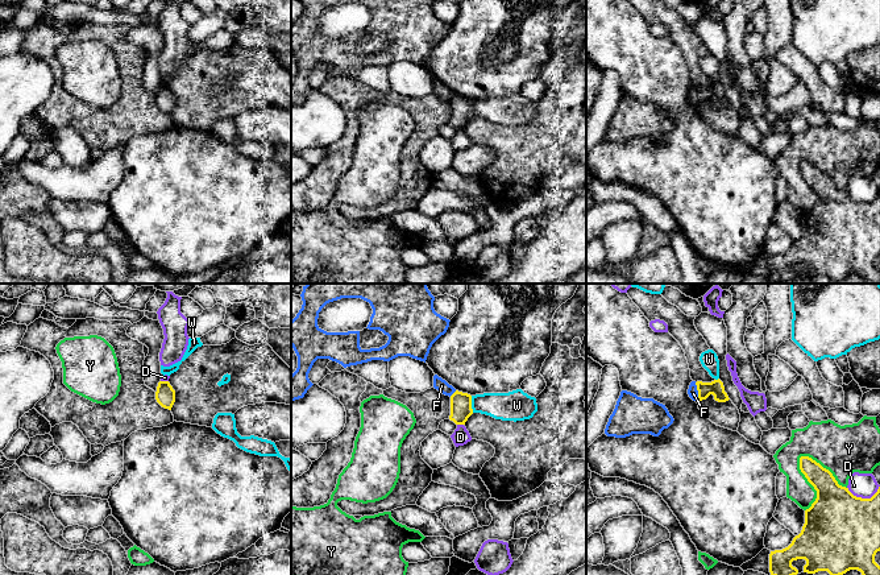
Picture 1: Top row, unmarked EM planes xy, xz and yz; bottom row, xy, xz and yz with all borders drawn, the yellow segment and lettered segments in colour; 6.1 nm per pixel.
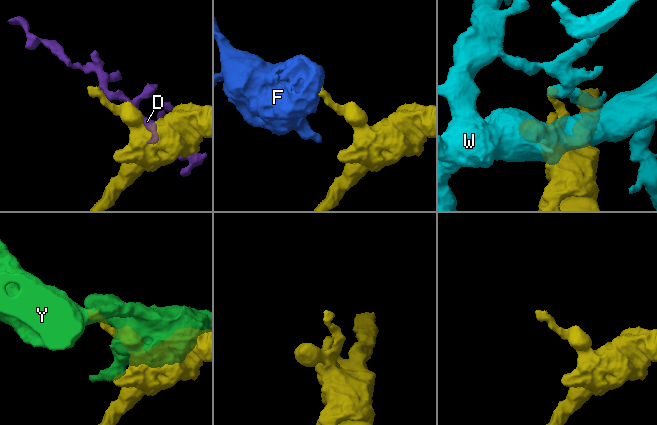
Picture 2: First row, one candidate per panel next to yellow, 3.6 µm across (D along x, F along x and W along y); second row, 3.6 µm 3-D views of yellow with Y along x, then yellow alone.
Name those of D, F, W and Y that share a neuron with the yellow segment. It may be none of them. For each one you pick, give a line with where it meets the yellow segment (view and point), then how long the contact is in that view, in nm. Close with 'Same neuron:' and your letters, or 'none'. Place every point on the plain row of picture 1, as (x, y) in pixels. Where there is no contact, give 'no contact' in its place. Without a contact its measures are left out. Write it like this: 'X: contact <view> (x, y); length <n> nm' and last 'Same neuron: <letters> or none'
Same neuron: none

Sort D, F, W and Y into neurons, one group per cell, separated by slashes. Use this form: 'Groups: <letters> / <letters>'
Groups: D / F / W / Y

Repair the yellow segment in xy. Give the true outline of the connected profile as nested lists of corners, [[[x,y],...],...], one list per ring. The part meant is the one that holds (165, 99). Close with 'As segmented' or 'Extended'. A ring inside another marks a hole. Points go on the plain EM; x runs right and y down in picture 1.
[[[169,86],[158,87],[155,104],[162,112],[171,115],[175,107],[175,95],[173,94]]]. As segmented

